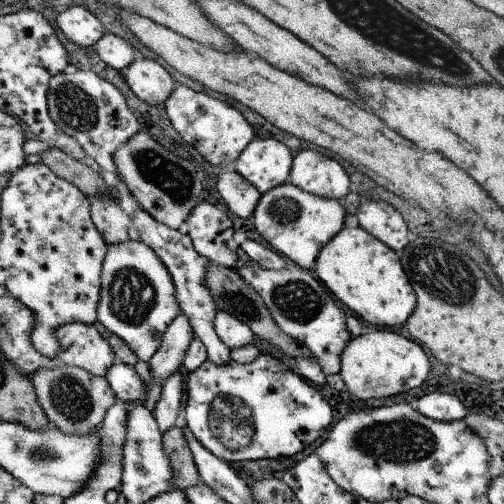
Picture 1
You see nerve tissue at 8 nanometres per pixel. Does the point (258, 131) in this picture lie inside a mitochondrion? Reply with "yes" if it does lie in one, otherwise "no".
no

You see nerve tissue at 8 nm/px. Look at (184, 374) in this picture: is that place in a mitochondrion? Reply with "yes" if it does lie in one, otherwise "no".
no

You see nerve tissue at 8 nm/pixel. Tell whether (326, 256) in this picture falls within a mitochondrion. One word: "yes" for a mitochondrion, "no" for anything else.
no

